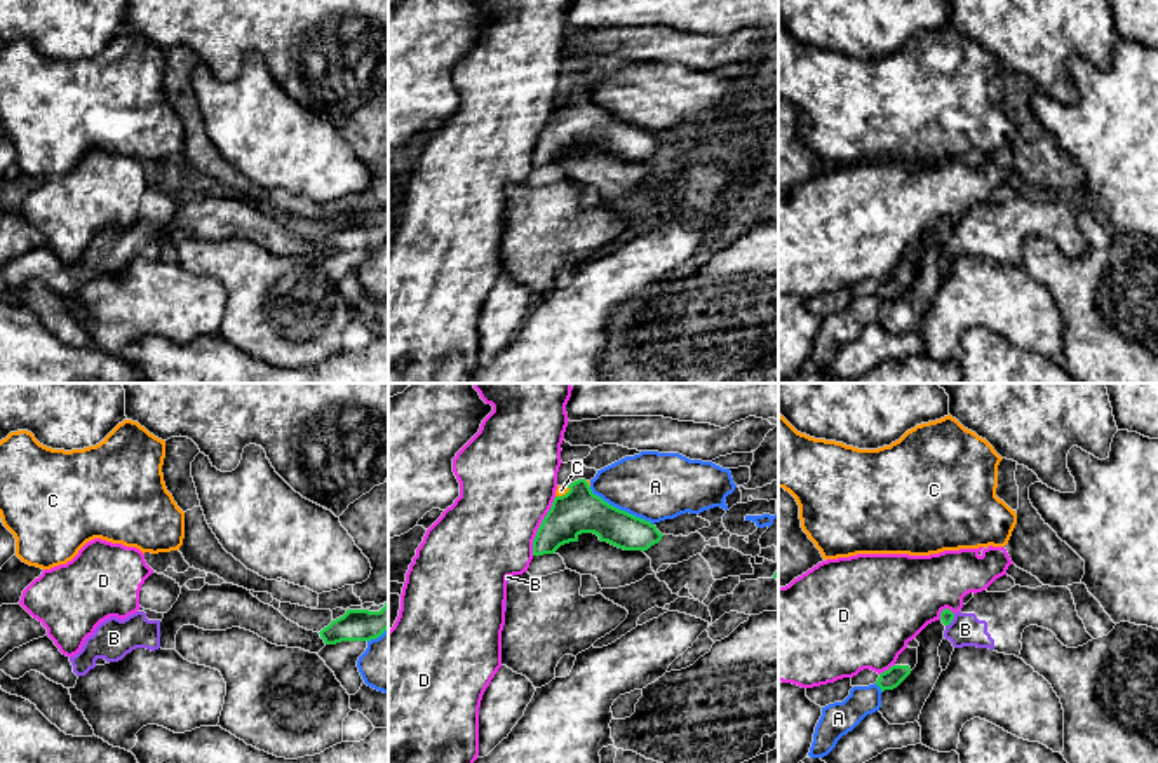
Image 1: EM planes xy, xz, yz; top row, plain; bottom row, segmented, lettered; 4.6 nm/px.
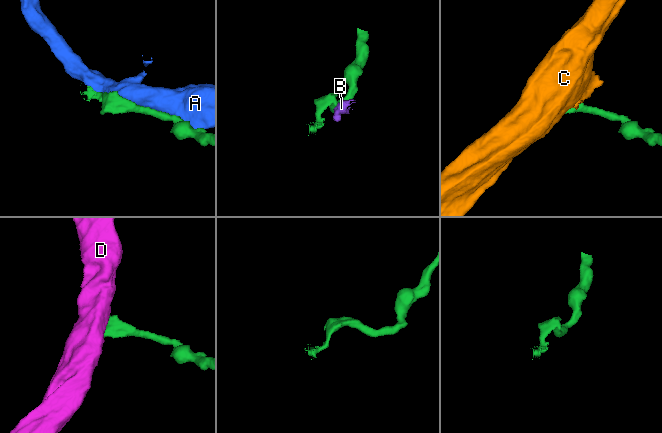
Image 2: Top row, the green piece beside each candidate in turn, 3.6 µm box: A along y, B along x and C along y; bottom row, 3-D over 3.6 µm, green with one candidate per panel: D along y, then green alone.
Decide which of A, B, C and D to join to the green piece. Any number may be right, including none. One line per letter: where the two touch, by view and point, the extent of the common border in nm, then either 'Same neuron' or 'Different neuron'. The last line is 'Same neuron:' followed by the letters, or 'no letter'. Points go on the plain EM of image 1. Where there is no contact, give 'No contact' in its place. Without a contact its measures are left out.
A: Touches green at xz (619, 119). Shared border 360 nm. Different neuron
B: Touches green at yz (951, 230). Shared border 80 nm. Different neuron
C: Touches green at xz (563, 105). Shared border 80 nm. Different neuron
D: Touches green at xz (540, 136). Shared border 300 nm. Different neuron
Same neuron: no letter

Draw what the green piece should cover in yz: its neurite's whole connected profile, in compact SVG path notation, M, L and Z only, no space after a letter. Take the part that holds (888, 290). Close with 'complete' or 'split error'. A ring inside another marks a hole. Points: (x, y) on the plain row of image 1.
M906 258L897 272L885 282L879 284L876 294L885 300L893 300L897 298L916 277L918 273L918 258Z | split error

